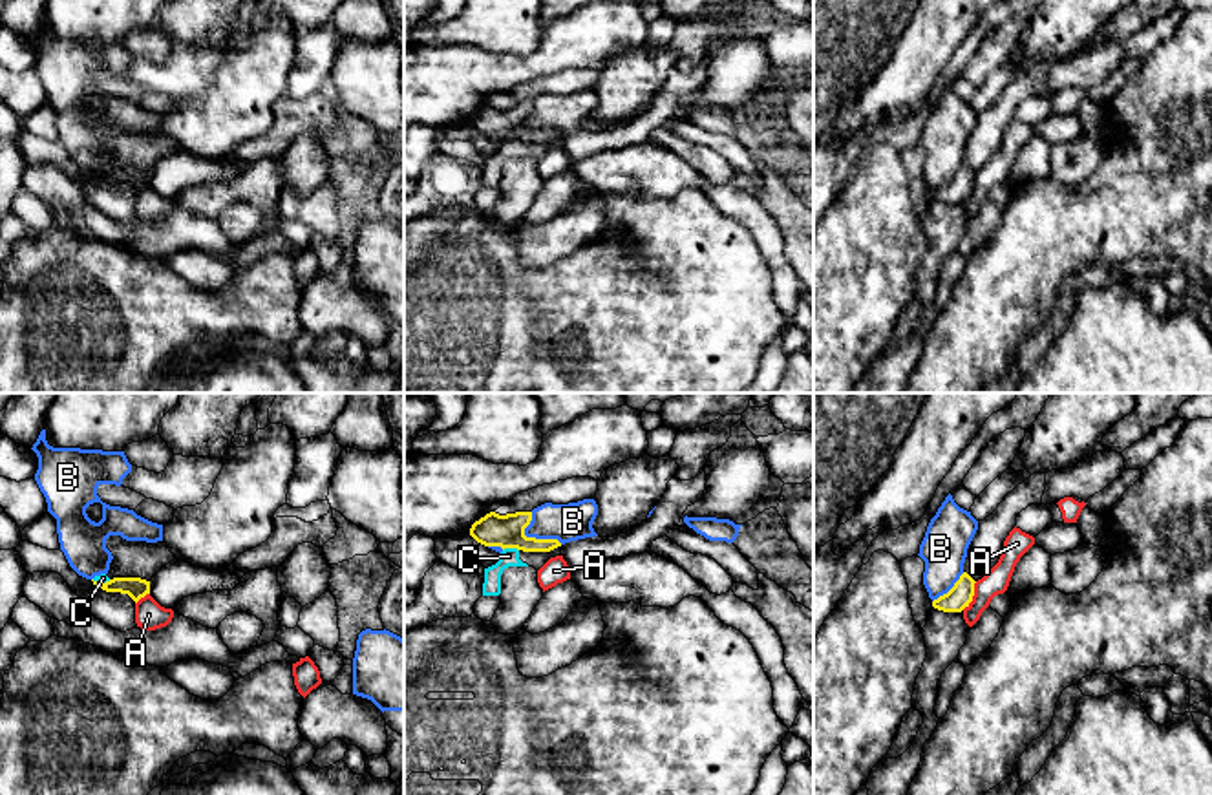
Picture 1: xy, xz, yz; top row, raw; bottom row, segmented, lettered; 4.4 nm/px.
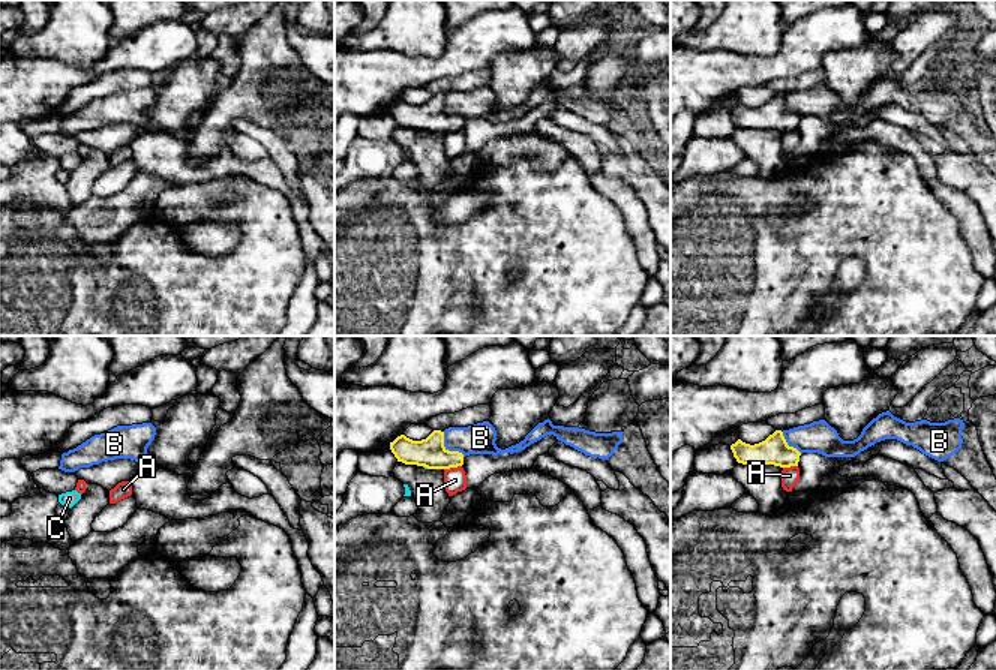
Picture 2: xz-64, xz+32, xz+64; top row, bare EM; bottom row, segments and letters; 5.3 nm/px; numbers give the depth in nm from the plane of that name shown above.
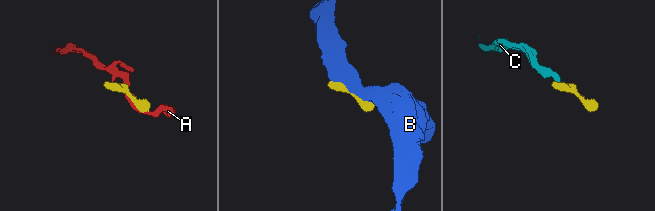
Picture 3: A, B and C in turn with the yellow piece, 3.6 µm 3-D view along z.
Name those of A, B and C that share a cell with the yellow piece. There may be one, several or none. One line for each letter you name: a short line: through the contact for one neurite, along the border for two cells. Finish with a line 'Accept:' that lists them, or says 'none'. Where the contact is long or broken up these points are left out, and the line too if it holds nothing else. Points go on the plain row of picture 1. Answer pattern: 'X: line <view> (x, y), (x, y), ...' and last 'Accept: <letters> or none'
Accept: none

